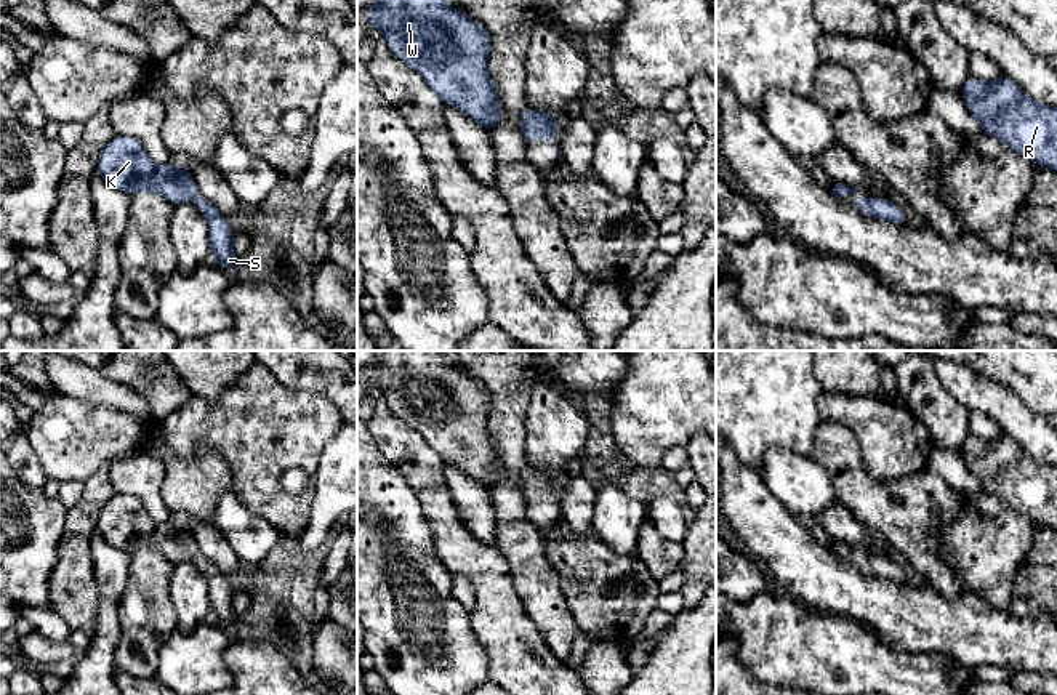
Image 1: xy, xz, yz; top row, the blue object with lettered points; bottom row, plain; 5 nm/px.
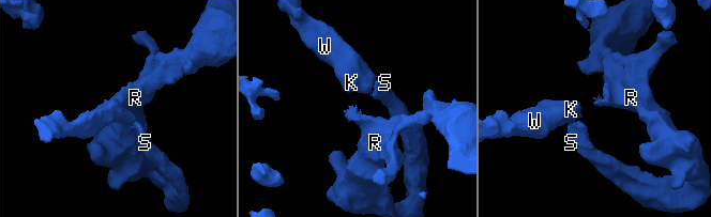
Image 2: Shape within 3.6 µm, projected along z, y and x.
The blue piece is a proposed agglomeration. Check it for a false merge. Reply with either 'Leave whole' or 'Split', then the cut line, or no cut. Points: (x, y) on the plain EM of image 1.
Leave whole. No split

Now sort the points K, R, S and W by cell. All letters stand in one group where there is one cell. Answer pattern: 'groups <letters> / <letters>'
groups K R S W

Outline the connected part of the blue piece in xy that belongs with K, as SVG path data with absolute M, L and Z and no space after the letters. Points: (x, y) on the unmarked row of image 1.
M114 495L101 509L96 530L112 546L135 554L152 549L175 565L197 560L202 575L211 583L210 609L213 618L227 631L234 629L239 617L234 612L234 591L223 572L199 554L199 546L189 528L173 522L157 524L133 495Z

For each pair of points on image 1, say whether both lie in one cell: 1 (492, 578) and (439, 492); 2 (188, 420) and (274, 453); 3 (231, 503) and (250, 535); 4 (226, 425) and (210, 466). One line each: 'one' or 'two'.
1: one
2: one
3: one
4: two

